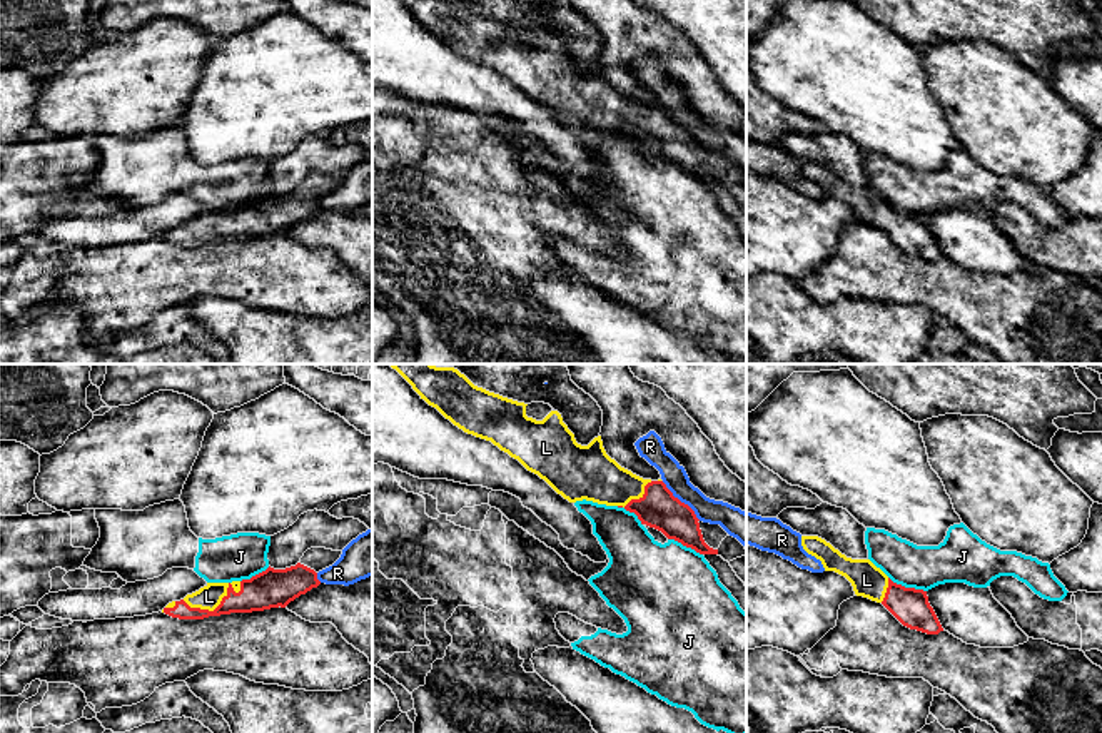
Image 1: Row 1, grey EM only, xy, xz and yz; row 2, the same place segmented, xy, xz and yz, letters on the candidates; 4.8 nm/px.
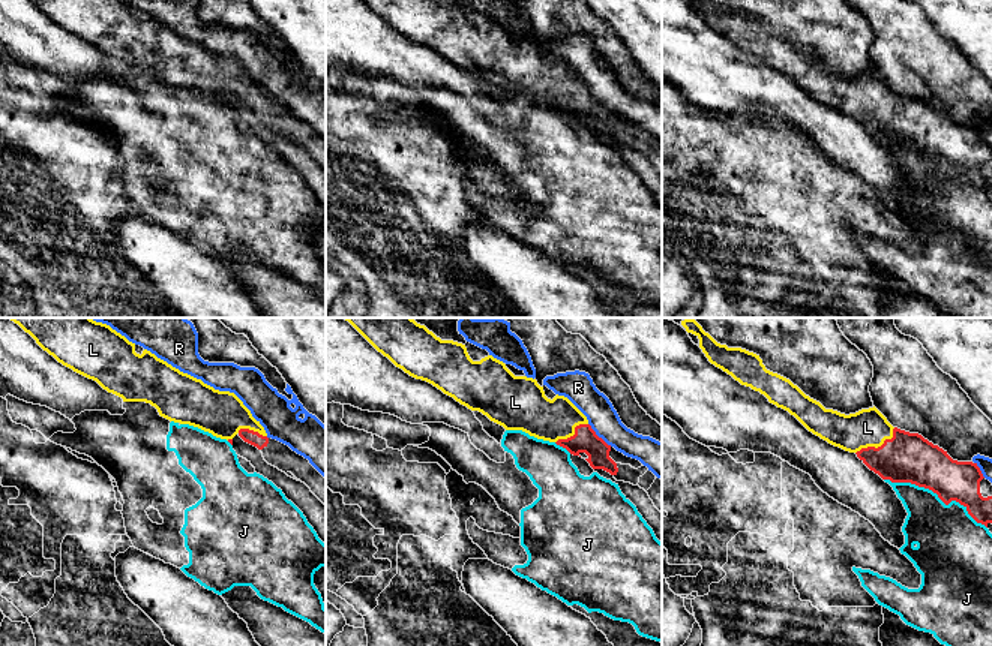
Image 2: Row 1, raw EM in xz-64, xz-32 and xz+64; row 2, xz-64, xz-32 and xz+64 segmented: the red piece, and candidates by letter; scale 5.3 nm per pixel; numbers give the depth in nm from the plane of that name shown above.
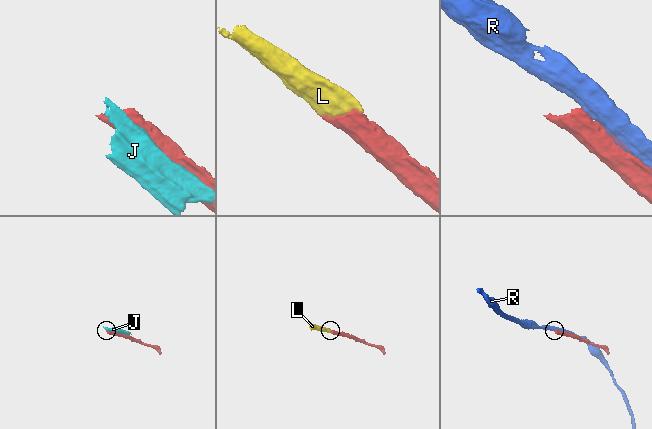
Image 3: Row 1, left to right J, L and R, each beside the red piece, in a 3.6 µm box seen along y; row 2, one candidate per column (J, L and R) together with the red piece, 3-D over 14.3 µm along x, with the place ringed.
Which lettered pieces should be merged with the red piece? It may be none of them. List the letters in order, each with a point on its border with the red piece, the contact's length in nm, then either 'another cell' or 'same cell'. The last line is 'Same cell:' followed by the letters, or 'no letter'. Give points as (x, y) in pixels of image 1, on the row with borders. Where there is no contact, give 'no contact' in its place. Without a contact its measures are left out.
J: contact yz (907, 588); length 200 nm; another cell
L: contact xy (219, 605); length 300 nm; same cell
R: contact xz (680, 501); length 260 nm; another cell
Same cell: L

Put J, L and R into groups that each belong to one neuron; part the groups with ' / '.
J / L / R

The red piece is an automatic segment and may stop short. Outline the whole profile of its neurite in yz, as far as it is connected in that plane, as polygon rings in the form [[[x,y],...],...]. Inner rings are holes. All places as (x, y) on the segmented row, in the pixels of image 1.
[[[801,536],[803,549],[821,561],[825,571],[845,576],[857,596],[882,603],[903,626],[927,634],[943,631],[927,591],[893,583],[870,559],[852,559],[818,536]]]

